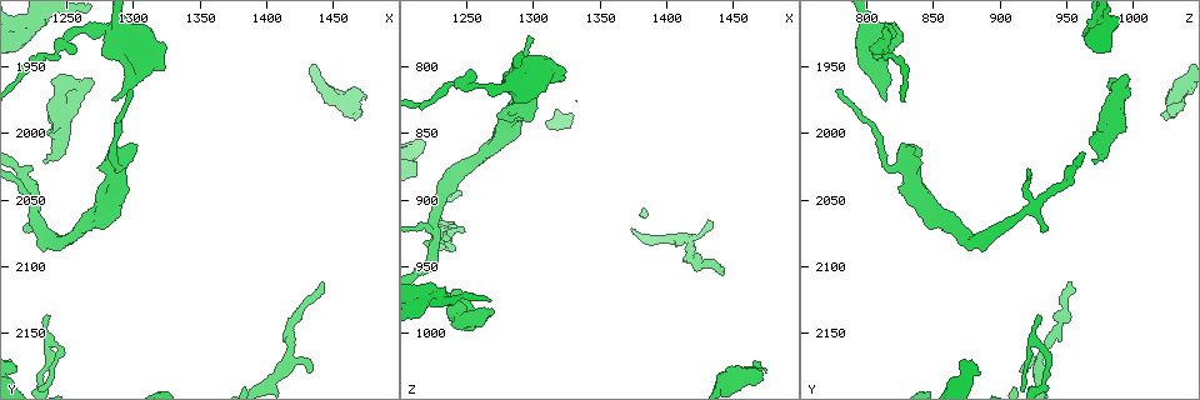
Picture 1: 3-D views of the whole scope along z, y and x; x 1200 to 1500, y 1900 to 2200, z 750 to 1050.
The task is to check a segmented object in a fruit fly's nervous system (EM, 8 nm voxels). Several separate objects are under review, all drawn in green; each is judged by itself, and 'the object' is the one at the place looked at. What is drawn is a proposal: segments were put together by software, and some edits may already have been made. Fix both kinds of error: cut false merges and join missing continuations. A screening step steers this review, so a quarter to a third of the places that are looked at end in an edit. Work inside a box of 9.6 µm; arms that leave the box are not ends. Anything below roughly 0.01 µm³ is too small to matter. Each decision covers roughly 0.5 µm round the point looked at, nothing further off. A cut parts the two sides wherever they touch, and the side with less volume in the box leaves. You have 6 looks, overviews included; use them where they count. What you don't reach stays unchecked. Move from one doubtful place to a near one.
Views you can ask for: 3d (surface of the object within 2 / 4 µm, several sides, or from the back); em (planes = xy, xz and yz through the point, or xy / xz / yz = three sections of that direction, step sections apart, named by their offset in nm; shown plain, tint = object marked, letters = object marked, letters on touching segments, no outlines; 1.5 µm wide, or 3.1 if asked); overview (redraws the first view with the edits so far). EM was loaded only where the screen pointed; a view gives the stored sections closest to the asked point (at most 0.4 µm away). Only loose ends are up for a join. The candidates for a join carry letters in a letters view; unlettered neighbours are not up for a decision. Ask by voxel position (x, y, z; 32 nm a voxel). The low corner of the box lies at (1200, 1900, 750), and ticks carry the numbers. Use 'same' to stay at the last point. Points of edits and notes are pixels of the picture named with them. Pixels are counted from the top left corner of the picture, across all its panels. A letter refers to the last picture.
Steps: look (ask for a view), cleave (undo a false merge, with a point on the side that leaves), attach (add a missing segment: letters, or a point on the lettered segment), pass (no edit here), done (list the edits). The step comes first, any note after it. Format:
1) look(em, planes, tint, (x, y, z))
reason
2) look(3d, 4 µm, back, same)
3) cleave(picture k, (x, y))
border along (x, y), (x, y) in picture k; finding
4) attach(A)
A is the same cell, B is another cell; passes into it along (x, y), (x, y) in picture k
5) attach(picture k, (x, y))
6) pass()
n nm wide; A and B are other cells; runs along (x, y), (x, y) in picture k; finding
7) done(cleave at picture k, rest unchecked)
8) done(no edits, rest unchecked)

look(em, xy, step 4, letters, (1238, 2138, 932))

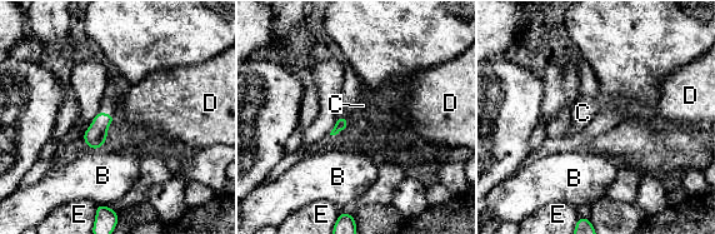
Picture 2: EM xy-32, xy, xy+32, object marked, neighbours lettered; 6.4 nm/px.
pass()
80 nm wide; C touches over 90 nm; B, C, D and E are other cells; none of them fits

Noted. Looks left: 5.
look(em, xz, step 8, tint, (1270, 1960, 982))

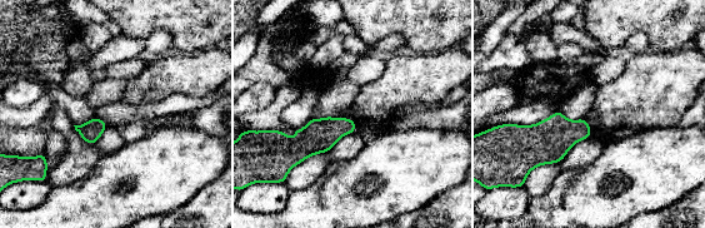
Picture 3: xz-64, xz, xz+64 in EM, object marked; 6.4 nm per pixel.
look(em, planes, letters, same)

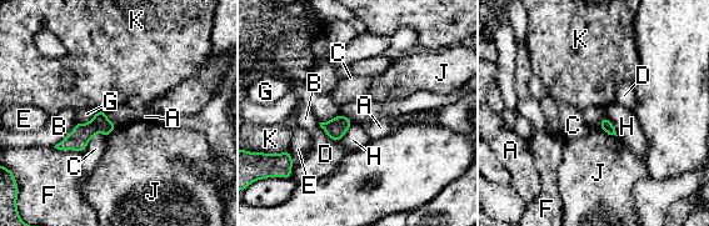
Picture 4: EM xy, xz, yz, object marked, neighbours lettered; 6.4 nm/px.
pass()
A, B, C, D, E, F, G, H, J and K are other cells; runs along (111, 125), (94, 125), (60, 146) in picture 4; none of them fits

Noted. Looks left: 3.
look(em, planes, letters, (1326, 1950, 808))
stops while still wide

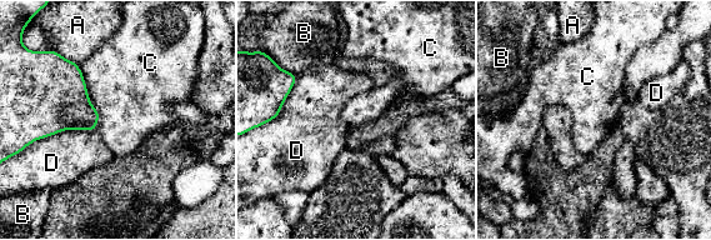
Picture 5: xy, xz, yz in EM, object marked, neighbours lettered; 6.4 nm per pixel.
pass()
A, B, C and D are other cells; no lettered segment goes on from it

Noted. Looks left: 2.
done(no edits, rest unchecked)

